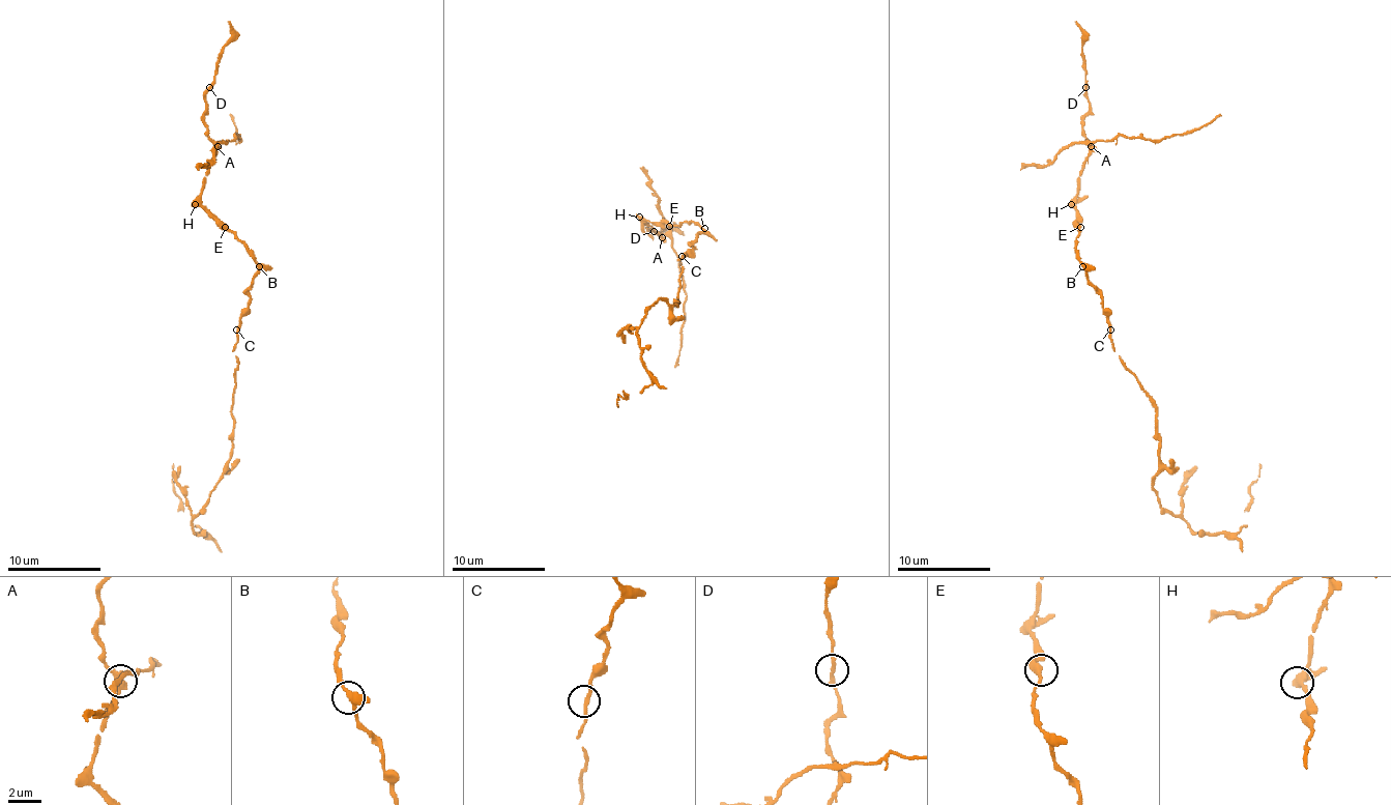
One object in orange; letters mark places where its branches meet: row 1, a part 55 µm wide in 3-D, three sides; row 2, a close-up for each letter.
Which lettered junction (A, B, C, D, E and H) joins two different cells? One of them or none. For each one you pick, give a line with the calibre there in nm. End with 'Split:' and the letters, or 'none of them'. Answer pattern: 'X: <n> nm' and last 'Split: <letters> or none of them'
A: 280 nm
Split: A

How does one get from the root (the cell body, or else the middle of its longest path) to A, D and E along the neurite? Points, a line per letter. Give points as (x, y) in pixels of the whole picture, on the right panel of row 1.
A: (1110, 329), (1101, 292), (1087, 279), (1075, 249), (1073, 202), (1092, 146)
D: (1110, 329), (1101, 292), (1087, 279), (1075, 249), (1073, 202), (1090, 153), (1082, 127), (1090, 109), (1084, 88)
E: (1110, 329), (1108, 313), (1101, 307), (1101, 292), (1087, 279), (1084, 264), (1075, 249), (1080, 227)

